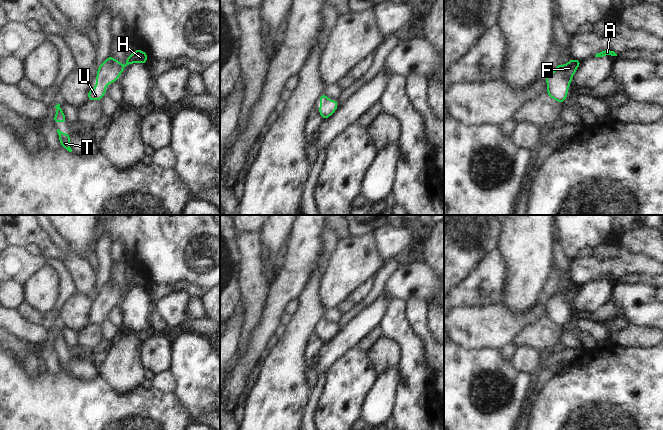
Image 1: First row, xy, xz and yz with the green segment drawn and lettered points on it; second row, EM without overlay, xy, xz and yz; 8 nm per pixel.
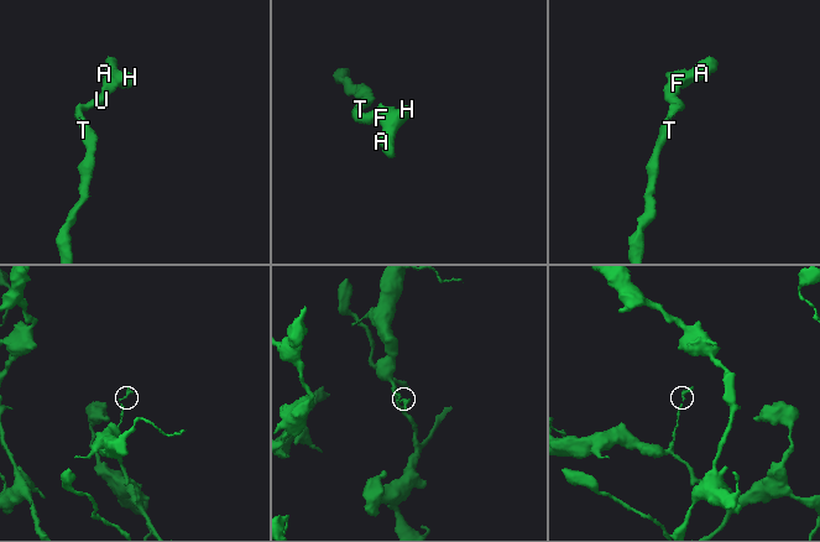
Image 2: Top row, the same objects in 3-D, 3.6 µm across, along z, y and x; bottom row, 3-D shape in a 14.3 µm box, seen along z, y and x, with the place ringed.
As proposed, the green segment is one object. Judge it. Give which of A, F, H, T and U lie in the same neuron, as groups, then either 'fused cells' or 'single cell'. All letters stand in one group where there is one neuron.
groups A F H T U; single cell

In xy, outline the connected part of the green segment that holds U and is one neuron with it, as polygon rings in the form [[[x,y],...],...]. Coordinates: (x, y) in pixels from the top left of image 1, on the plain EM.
[[[136,273],[129,281],[126,282],[126,288],[123,290],[118,284],[109,280],[99,291],[96,300],[96,310],[88,315],[88,325],[100,324],[106,317],[106,309],[118,304],[124,292],[131,287],[143,287],[146,289],[147,278],[145,275]]]

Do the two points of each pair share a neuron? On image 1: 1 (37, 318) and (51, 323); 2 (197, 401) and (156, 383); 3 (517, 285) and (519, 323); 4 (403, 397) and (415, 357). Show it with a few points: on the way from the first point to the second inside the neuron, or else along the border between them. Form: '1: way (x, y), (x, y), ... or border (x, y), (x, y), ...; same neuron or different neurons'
1: way (40, 319), (48, 320); same neuron
2: border (168, 369), (175, 382), (173, 392); different neurons
3: border (538, 303), (520, 316), (512, 314), (500, 305); different neurons
4: way (413, 387), (414, 367); same neuron

